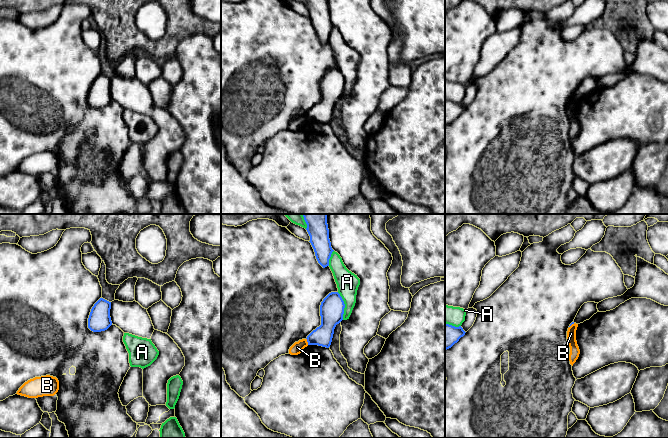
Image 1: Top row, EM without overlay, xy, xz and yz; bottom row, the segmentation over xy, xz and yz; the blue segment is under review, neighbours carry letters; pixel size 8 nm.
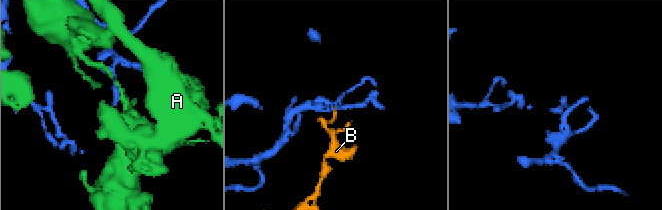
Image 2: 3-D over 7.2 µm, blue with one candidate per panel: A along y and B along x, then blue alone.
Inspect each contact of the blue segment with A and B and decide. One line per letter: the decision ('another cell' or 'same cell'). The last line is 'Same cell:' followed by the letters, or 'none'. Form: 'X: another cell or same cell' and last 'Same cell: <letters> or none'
A: another cell
B: another cell
Same cell: none

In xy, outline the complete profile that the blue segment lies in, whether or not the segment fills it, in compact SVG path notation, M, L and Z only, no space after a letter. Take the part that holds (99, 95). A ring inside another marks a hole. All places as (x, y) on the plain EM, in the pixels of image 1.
M100 74L91 85L88 94L88 104L93 108L107 106L112 101L110 85L111 78Z

